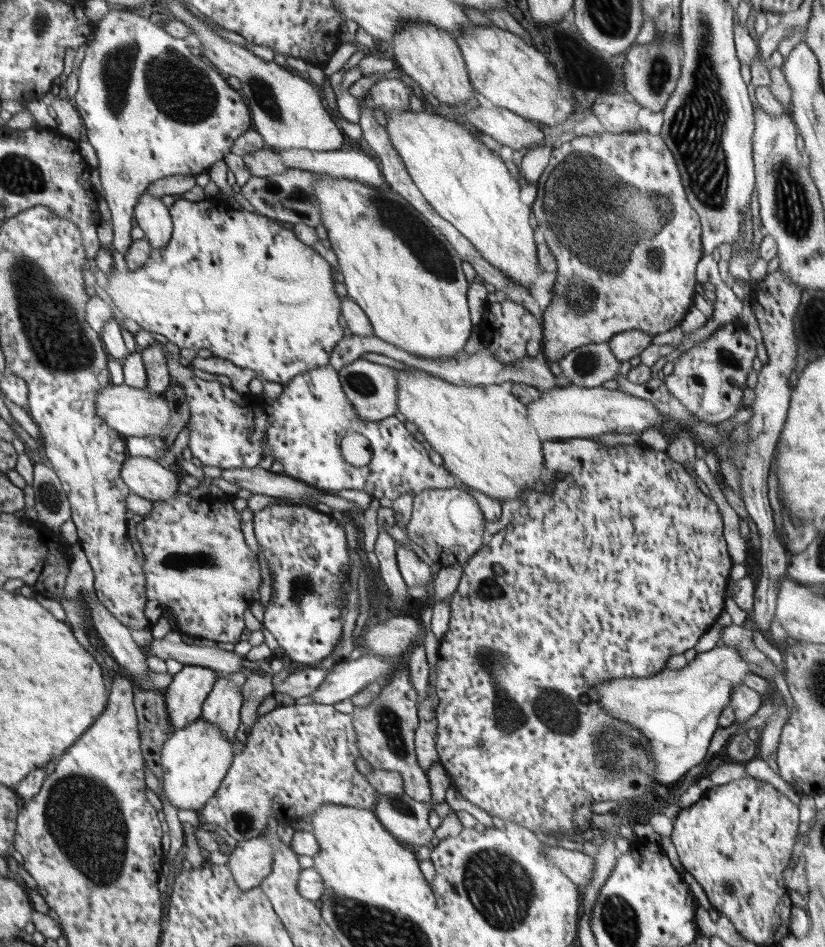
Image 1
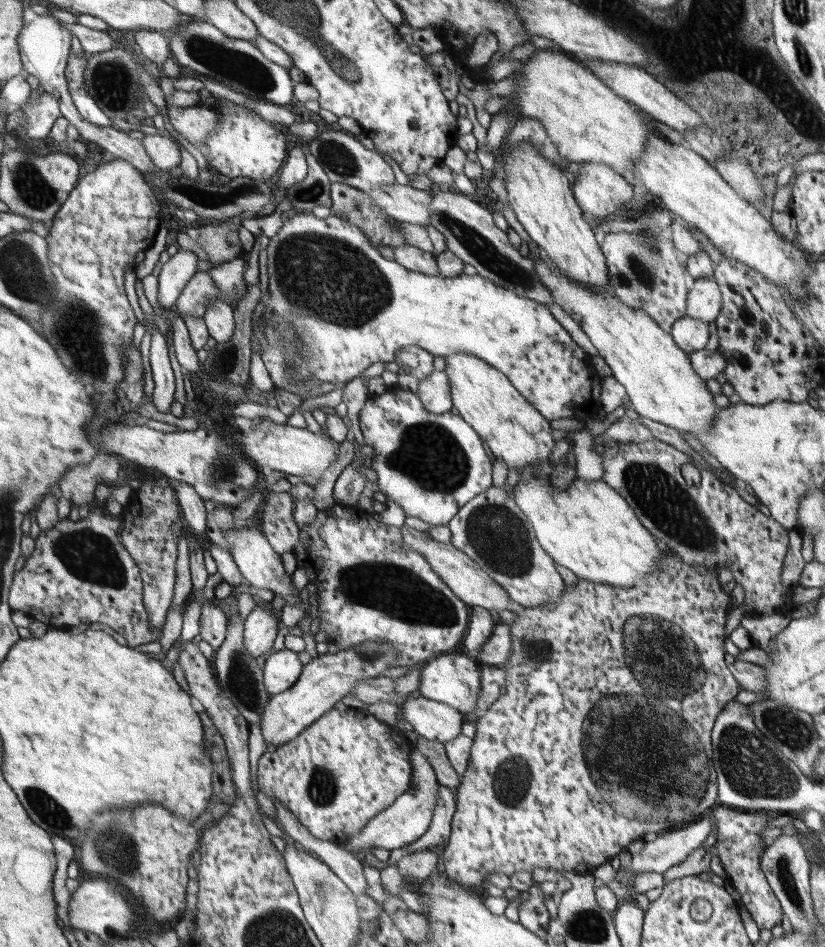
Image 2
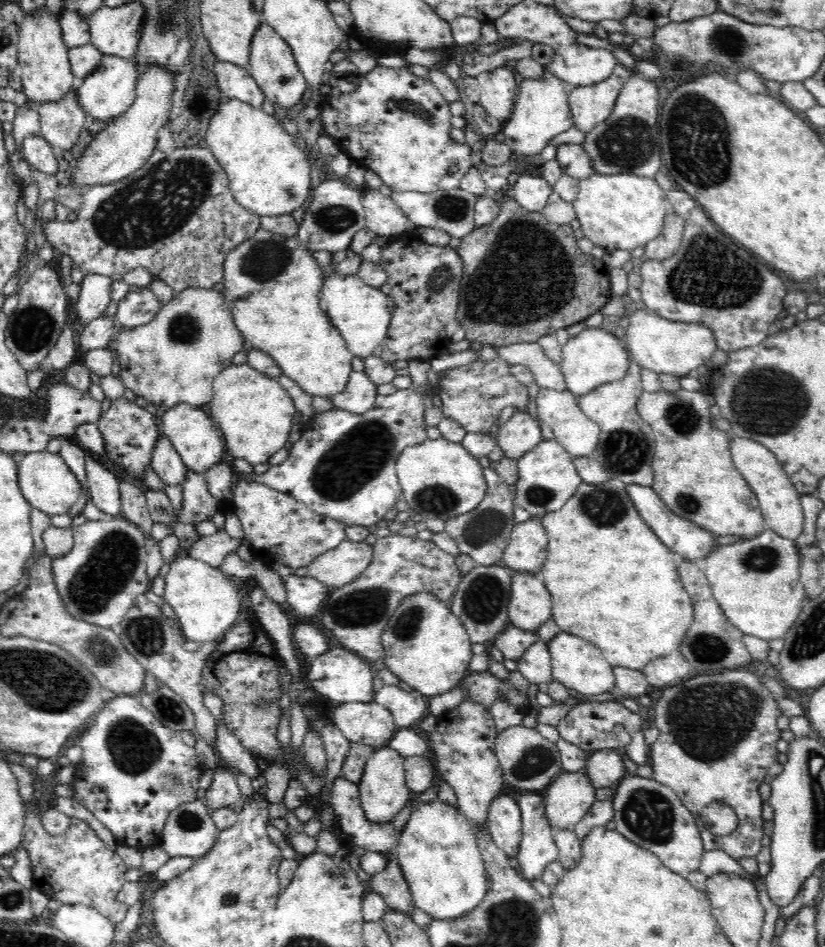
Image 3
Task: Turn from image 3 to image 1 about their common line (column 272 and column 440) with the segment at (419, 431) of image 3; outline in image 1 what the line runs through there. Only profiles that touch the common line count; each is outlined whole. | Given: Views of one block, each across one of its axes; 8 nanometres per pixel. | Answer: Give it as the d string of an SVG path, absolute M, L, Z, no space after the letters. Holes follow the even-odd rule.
M167 352L165 356L167 356L171 384L177 384L177 388L179 386L183 388L183 396L189 406L189 420L185 426L189 430L187 448L191 456L197 458L203 466L219 468L219 470L233 470L233 468L251 470L251 468L259 468L261 460L271 456L273 462L281 462L283 476L291 476L299 482L315 486L325 494L335 494L335 492L341 492L341 488L347 488L347 490L365 490L371 498L385 496L389 500L395 500L401 494L415 496L423 490L433 490L433 488L451 490L453 488L455 480L449 474L449 470L445 470L445 466L435 466L429 460L427 450L415 438L411 446L411 434L405 430L403 422L399 422L399 416L389 416L387 420L381 420L381 422L367 422L367 420L357 418L357 412L353 412L353 404L349 404L349 400L345 398L345 390L341 390L339 370L333 366L321 366L321 368L297 374L289 384L281 386L283 392L279 394L279 398L271 400L271 404L267 404L263 412L259 412L251 394L235 392L219 382L201 380L191 374L191 366L187 366L185 362L177 364ZM347 434L361 434L371 444L373 460L367 466L355 468L341 458L339 446Z

